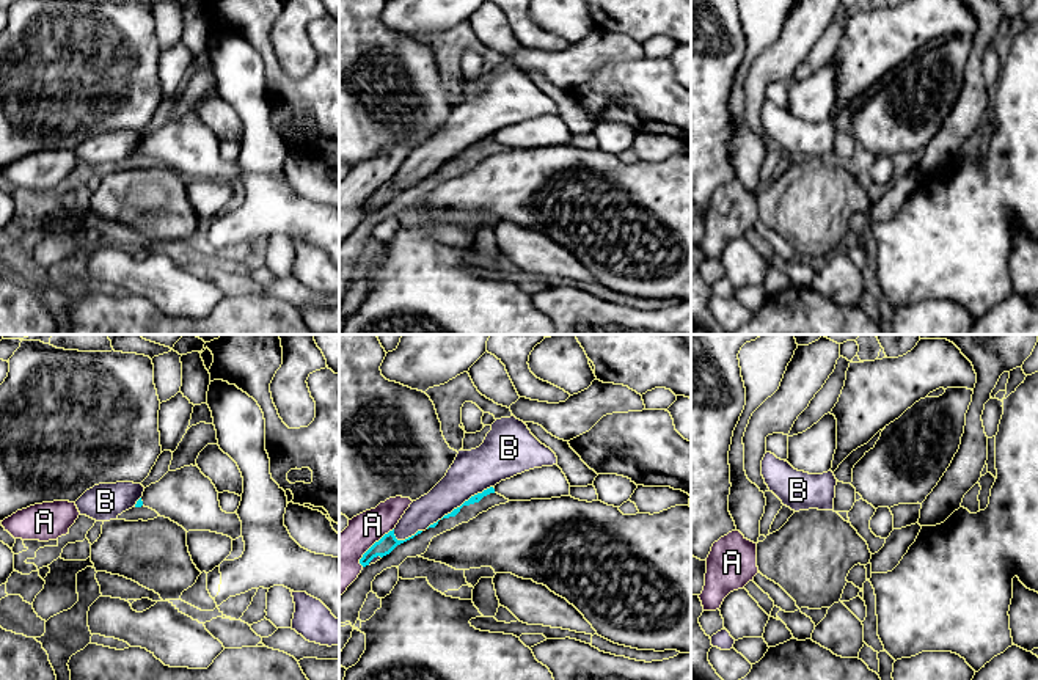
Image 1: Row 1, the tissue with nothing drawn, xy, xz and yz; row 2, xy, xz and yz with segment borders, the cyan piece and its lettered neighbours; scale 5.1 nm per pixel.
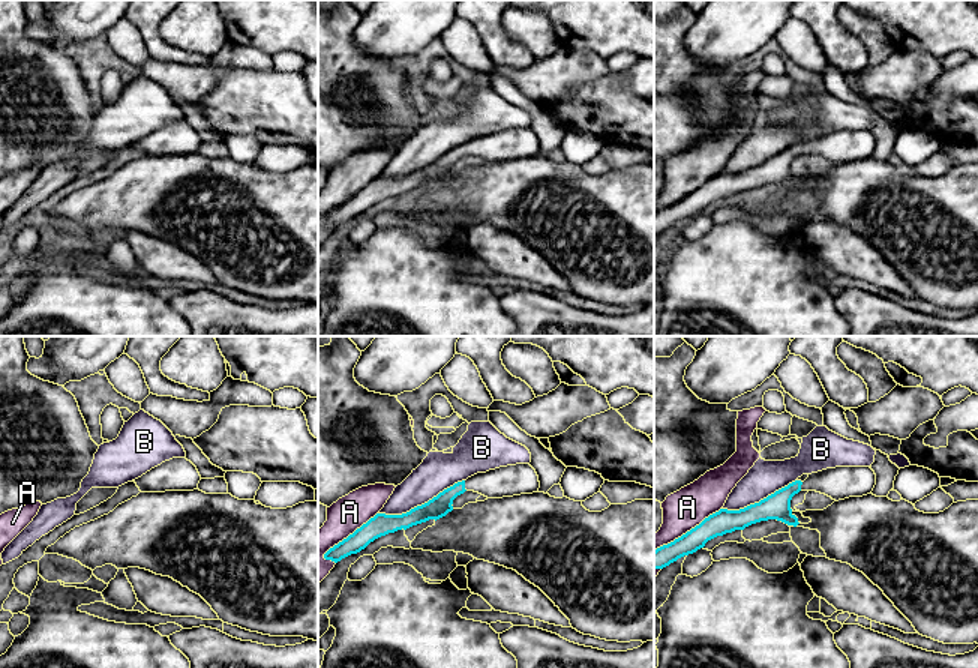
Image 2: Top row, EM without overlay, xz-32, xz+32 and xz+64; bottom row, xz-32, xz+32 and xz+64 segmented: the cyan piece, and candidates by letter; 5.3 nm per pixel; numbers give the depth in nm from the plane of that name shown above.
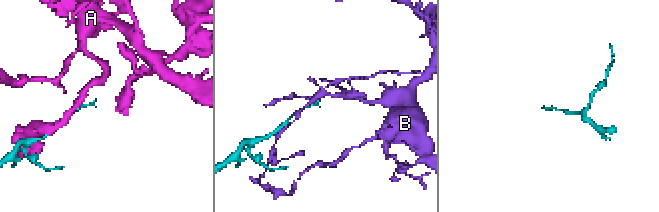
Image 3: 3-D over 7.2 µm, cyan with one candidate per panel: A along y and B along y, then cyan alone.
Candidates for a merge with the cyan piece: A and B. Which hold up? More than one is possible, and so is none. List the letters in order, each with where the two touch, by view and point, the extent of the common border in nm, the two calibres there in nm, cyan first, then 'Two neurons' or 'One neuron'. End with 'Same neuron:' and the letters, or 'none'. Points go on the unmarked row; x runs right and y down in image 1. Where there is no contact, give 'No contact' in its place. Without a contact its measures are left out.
A: Touches cyan at xz (372, 193). Shared border 260 nm. Thickness 90 nm (cyan) against 220 nm. Two neurons
B: Touches cyan at xz (460, 154). Shared border 400 nm. Thickness 50 nm (cyan) against 220 nm. Two neurons
Same neuron: none

